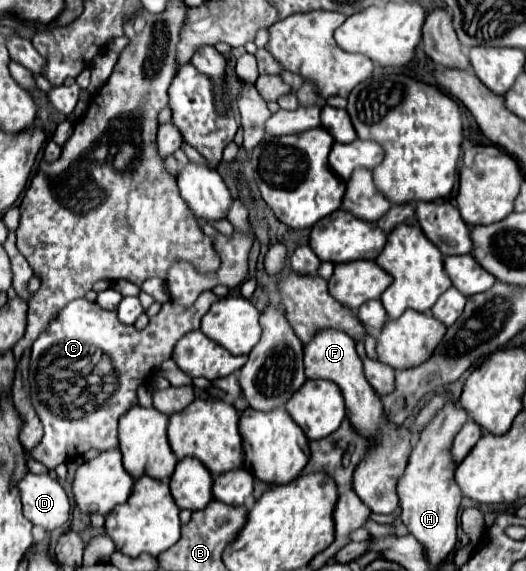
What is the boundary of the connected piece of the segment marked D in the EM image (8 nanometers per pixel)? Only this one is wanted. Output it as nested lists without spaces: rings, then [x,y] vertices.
[[[27,472],[17,488],[21,492],[23,514],[43,530],[53,532],[69,518],[69,500],[61,484],[49,474]]]

